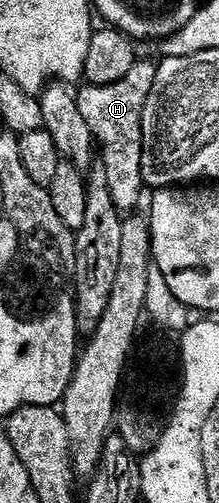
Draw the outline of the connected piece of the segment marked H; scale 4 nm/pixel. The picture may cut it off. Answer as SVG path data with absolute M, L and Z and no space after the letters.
M138 61L135 62L132 69L128 69L128 74L125 77L120 77L120 81L103 87L86 85L83 86L83 91L77 92L80 113L84 117L84 121L88 121L88 129L94 134L100 151L102 147L102 167L106 170L103 172L108 181L110 196L118 206L119 212L122 213L133 212L137 208L134 206L142 199L142 191L144 192L142 181L142 118L144 117L146 102L152 93L152 85L156 81L157 72L157 66L153 62L150 64Z

